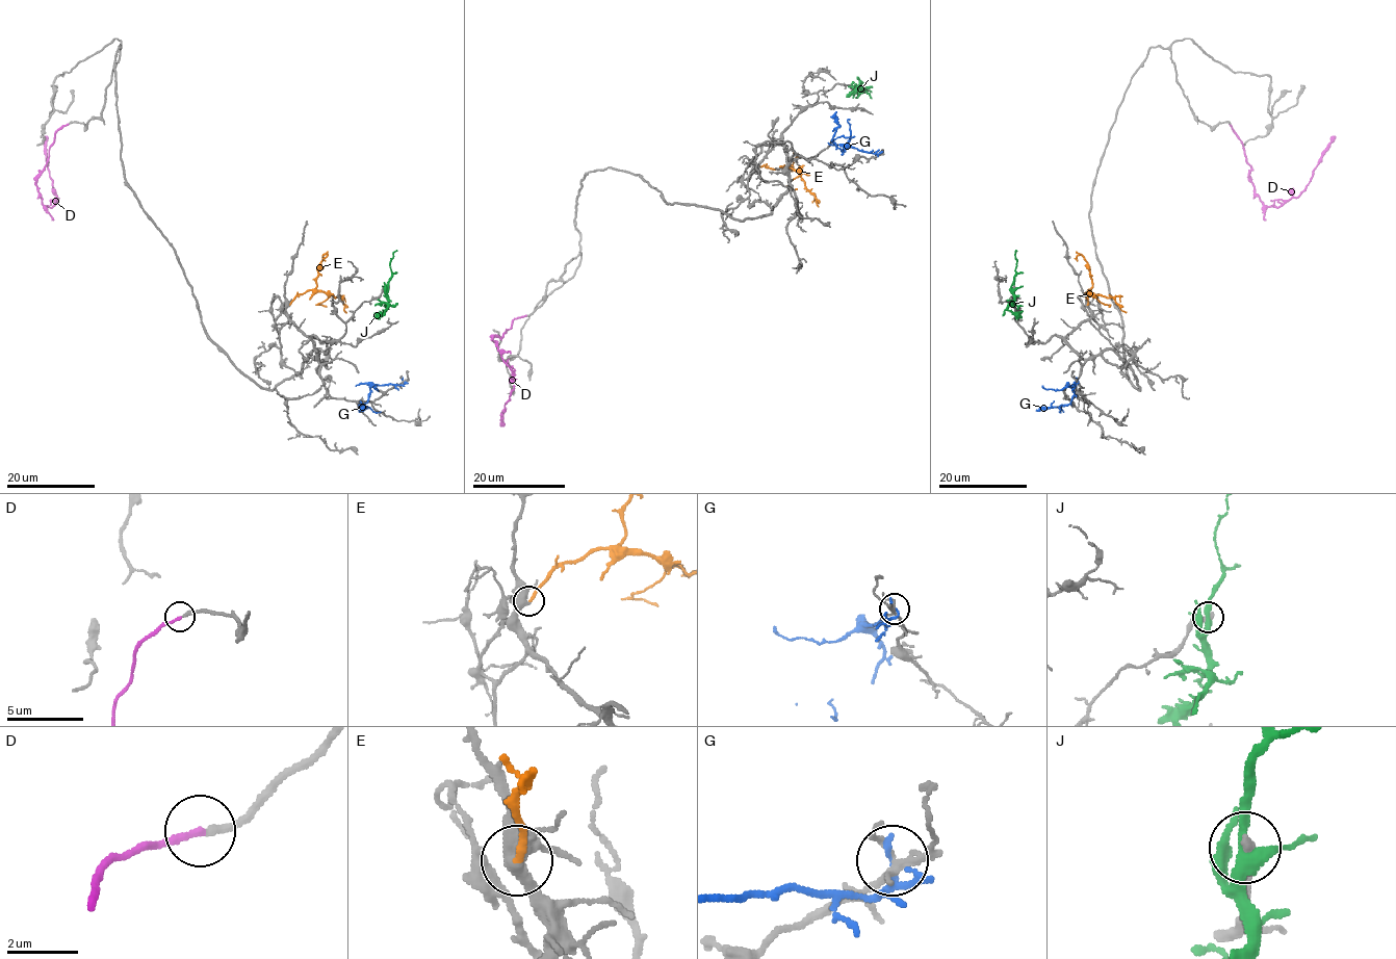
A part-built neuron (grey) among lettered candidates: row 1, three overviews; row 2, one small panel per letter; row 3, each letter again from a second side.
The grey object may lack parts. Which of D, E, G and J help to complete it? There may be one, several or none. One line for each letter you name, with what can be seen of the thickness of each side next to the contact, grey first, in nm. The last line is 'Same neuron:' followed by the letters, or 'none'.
D: 220 nm thick on the grey side, 190 nm on the other
E: 360 nm thick on the grey side, 200 nm on the other
Same neuron: D, E

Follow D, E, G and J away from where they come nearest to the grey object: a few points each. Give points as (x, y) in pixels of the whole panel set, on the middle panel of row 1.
D: (525, 315), (513, 320), (501, 337), (492, 339), (514, 378), (514, 388), (506, 403), (500, 425)
E: (757, 166), (795, 170), (818, 207)
G: (877, 156), (847, 148), (843, 152), (836, 147), (833, 138), (838, 125), (836, 111)
J: (861, 88), (860, 82), (846, 96)

